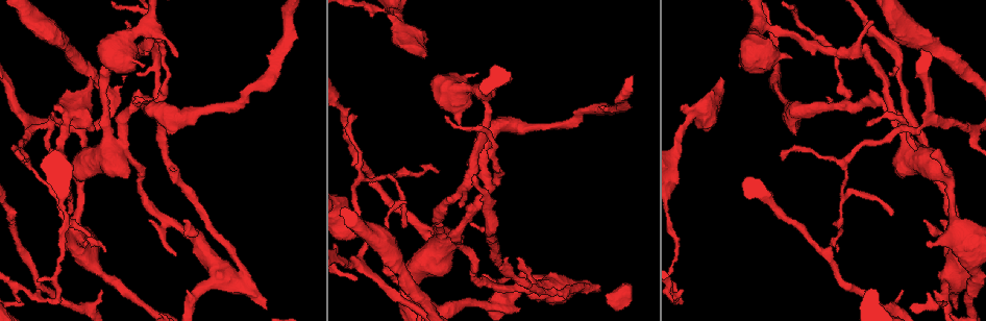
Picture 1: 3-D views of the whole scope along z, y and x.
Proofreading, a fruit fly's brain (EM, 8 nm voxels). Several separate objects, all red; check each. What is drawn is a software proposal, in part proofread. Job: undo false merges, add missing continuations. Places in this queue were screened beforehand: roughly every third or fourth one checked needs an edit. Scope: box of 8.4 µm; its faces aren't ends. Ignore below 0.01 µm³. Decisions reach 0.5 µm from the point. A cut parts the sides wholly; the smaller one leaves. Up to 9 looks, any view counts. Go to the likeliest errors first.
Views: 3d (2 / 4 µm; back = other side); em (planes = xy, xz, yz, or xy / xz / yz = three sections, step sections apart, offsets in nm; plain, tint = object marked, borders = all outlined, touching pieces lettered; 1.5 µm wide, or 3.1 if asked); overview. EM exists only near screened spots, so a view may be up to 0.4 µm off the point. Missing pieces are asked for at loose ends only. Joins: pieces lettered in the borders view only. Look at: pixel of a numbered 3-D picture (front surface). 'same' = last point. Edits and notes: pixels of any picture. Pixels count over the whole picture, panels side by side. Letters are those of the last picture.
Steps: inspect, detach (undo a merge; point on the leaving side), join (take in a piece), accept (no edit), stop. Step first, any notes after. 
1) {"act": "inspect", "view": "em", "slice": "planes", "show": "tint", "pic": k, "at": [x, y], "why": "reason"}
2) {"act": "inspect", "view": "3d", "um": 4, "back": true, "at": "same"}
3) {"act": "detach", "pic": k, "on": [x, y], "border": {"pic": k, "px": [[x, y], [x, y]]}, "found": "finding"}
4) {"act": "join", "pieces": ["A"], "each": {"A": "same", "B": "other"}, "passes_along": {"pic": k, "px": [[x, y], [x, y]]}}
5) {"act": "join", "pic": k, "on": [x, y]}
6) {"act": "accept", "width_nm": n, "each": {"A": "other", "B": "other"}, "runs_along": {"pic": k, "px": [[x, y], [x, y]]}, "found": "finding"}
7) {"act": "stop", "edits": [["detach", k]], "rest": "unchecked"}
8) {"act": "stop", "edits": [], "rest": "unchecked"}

{"act": "inspect", "view": "3d", "um": 2, "back": true, "pic": 1, "at": [90, 83], "why": "free end"}

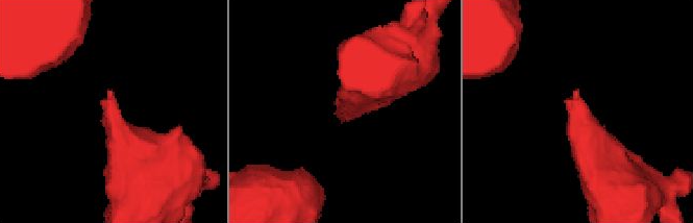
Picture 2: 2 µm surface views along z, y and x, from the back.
{"act": "inspect", "view": "em", "slice": "planes", "show": "borders", "pic": 2, "at": [105, 102]}

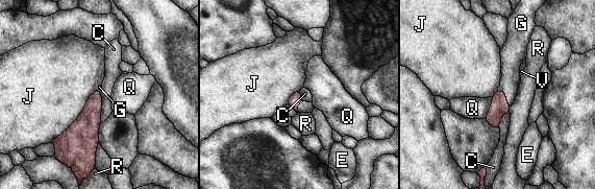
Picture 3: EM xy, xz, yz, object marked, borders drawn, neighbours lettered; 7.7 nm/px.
{"act": "join", "pieces": ["G"], "longest_contact_nm": ["J", 550], "each": {"C": "other", "E": "other", "G": "same", "J": "other", "Q": "other", "R": "other", "V": "other"}, "found": "it goes on there"}

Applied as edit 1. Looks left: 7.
{"act": "inspect", "view": "overview", "why": "see it whole again"}

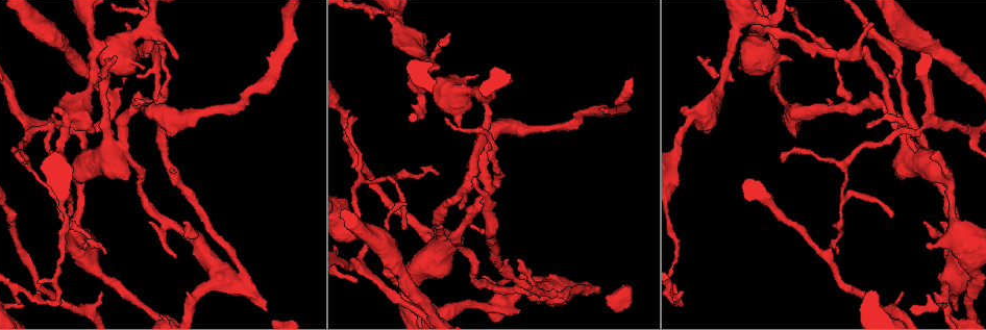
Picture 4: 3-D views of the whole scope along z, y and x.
{"act": "inspect", "view": "3d", "um": 2, "pic": 4, "at": [175, 58], "why": "tapers out"}

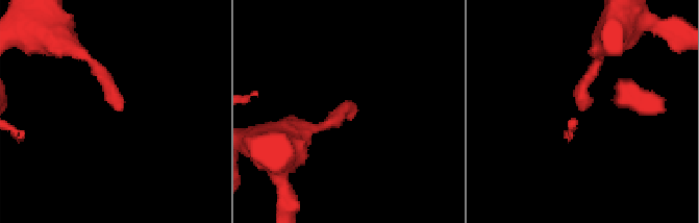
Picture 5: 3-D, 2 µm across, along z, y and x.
{"act": "inspect", "view": "em", "slice": "xz", "step": 4, "show": "borders", "pic": 5, "at": [579, 106], "why": "now the EM"}

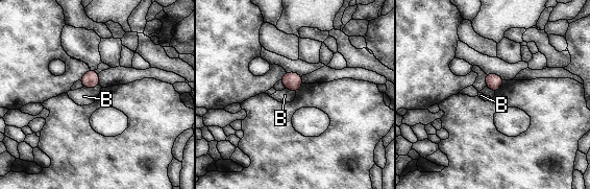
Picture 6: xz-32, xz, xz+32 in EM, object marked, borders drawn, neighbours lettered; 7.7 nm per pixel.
{"act": "inspect", "view": "em", "slice": "planes", "show": "borders", "at": "same", "why": "cut it another way"}

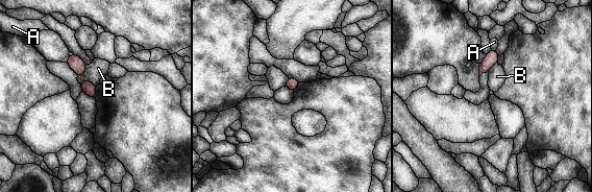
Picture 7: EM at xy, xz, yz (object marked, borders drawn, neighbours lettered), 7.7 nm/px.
{"act": "accept", "width_nm": 90, "each": {"A": "other", "B": "other"}, "border": {"pic": 7, "px": [[80, 84], [88, 79], [96, 86]]}, "found": "no lettered piece goes on from it"}

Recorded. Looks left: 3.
{"act": "inspect", "view": "em", "slice": "planes", "show": "borders", "pic": 4, "at": [84, 247], "why": "branch stops here"}

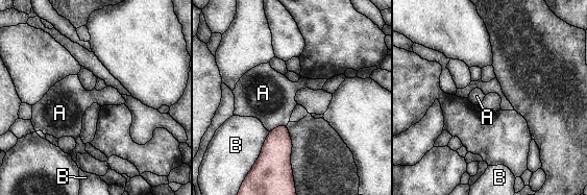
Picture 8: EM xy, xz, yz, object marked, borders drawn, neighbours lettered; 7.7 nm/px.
{"act": "accept", "longest_contact_nm": ["B", 240], "each": {"A": "other", "B": "other"}, "found": "none of them fits"}

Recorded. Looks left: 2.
{"act": "inspect", "view": "em", "slice": "planes", "show": "borders", "pic": 4, "at": [404, 204], "why": "free end"}

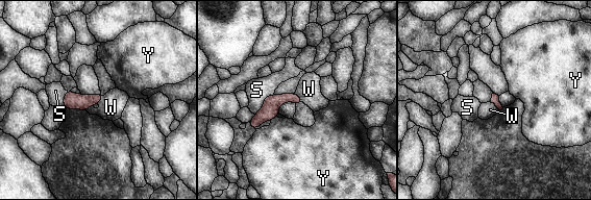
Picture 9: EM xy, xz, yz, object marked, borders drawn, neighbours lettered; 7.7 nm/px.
{"act": "accept", "each": {"S": "other", "W": "other", "Y": "other"}, "border": {"pic": 9, "px": [[295, 92], [303, 102]]}, "found": "none of them fits"}

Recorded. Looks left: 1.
{"act": "stop", "edits": [["join", 3]], "rest": "unchecked"}

